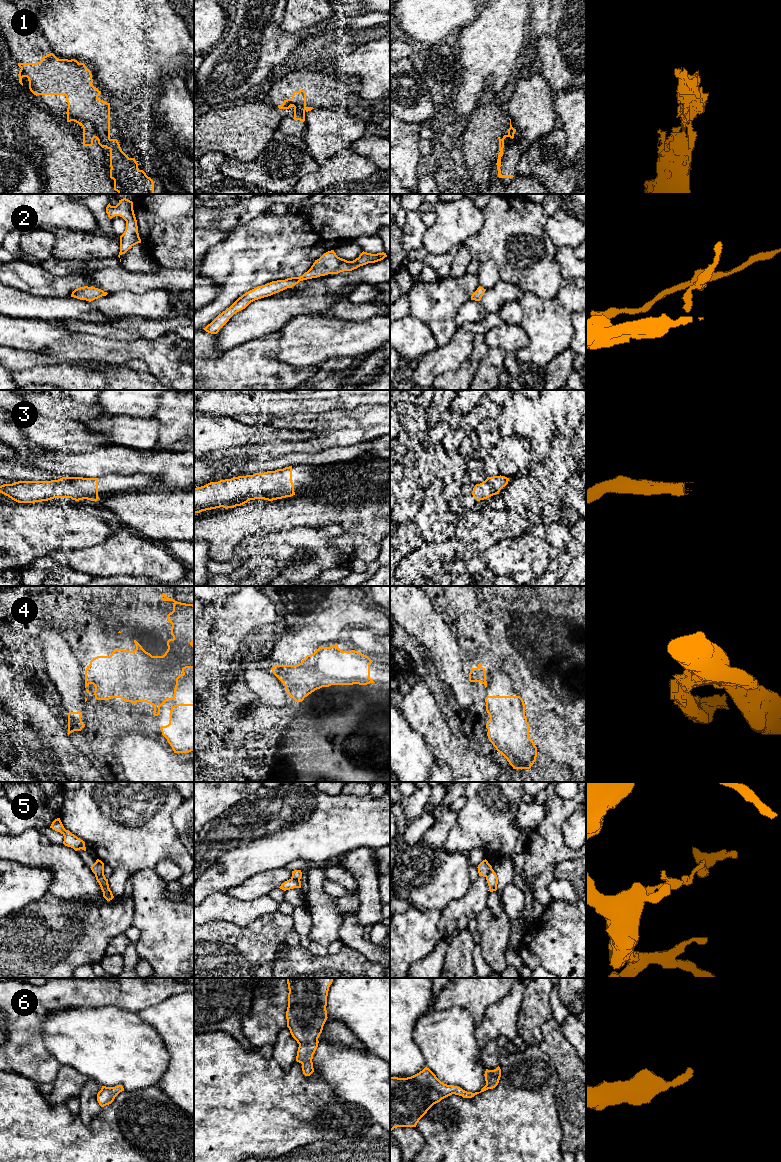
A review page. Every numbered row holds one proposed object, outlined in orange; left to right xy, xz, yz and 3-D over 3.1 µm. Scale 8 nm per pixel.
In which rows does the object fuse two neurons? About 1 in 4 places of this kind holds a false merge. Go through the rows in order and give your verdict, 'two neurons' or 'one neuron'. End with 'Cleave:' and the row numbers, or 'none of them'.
1: one neuron
2: one neuron
3: one neuron
4: two neurons
5: two neurons
6: one neuron
Cleave: 4, 5

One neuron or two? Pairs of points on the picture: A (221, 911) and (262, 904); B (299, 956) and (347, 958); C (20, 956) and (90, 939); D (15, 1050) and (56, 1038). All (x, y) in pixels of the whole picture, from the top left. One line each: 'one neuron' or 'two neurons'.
A: one neuron
B: one neuron
C: one neuron
D: two neurons

